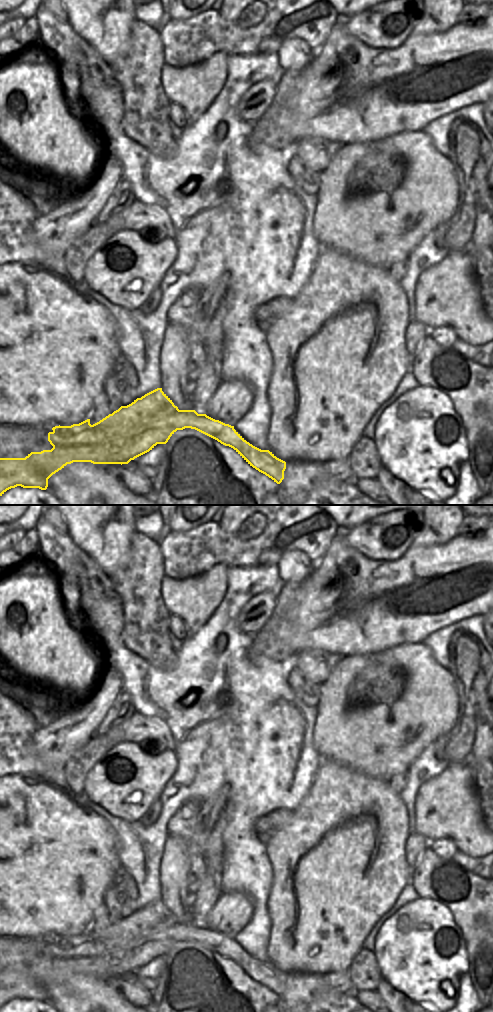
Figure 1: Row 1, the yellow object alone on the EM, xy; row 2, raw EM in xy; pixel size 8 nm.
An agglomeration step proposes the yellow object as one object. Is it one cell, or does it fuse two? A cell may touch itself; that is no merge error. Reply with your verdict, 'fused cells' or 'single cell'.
fused cells

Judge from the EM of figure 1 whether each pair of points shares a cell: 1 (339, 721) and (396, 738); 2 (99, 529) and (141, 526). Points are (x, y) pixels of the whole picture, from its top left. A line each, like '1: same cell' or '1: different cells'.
1: same cell
2: different cells

